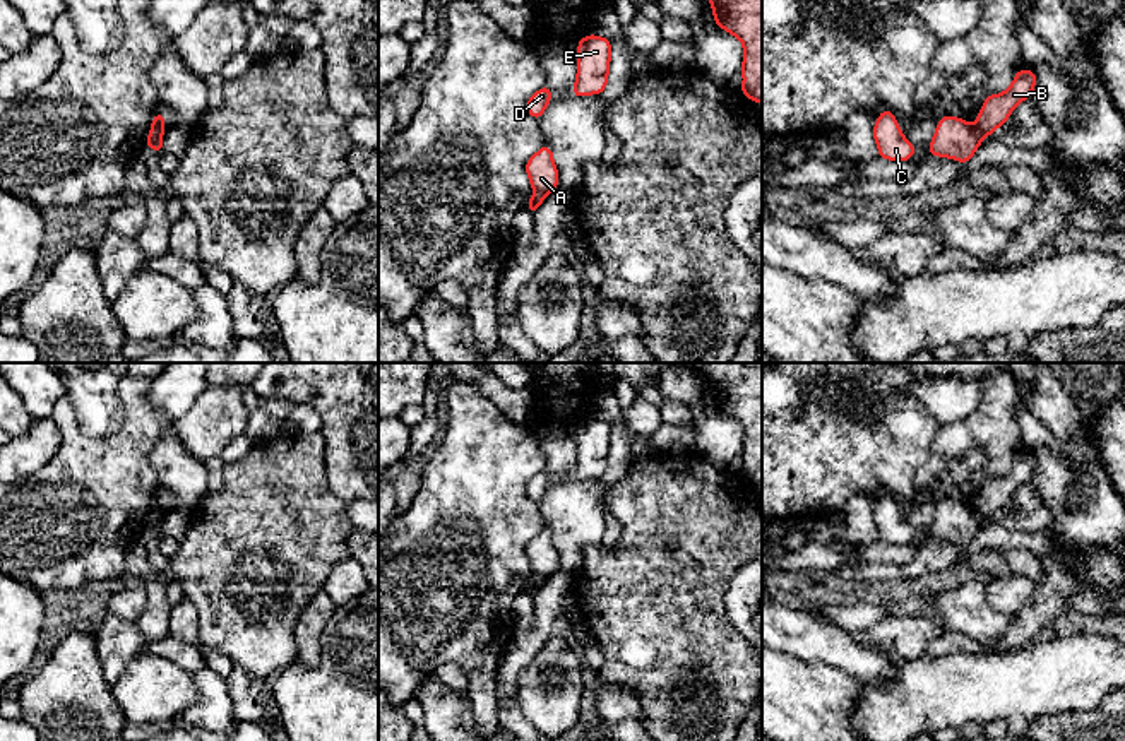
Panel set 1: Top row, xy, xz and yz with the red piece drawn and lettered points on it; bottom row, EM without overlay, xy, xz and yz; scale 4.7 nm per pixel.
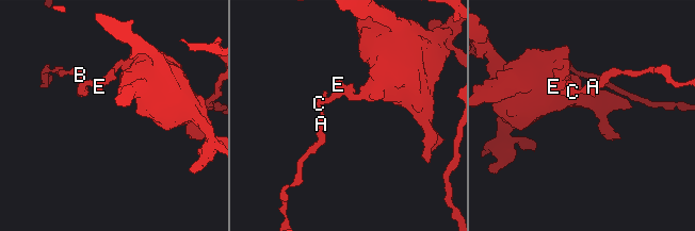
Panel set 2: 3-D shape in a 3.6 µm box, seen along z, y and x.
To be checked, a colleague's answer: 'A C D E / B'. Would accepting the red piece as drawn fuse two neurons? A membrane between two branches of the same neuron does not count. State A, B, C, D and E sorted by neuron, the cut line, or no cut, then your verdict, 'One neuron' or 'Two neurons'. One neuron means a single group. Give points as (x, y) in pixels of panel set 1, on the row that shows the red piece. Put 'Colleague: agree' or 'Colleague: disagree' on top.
Colleague: disagree
Groups: A B C D E. No split. One neuron

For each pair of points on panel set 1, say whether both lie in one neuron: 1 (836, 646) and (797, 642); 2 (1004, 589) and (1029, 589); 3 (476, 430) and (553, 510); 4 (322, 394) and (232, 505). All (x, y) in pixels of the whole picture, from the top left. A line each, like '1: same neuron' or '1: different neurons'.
1: same neuron
2: same neuron
3: different neurons
4: different neurons

